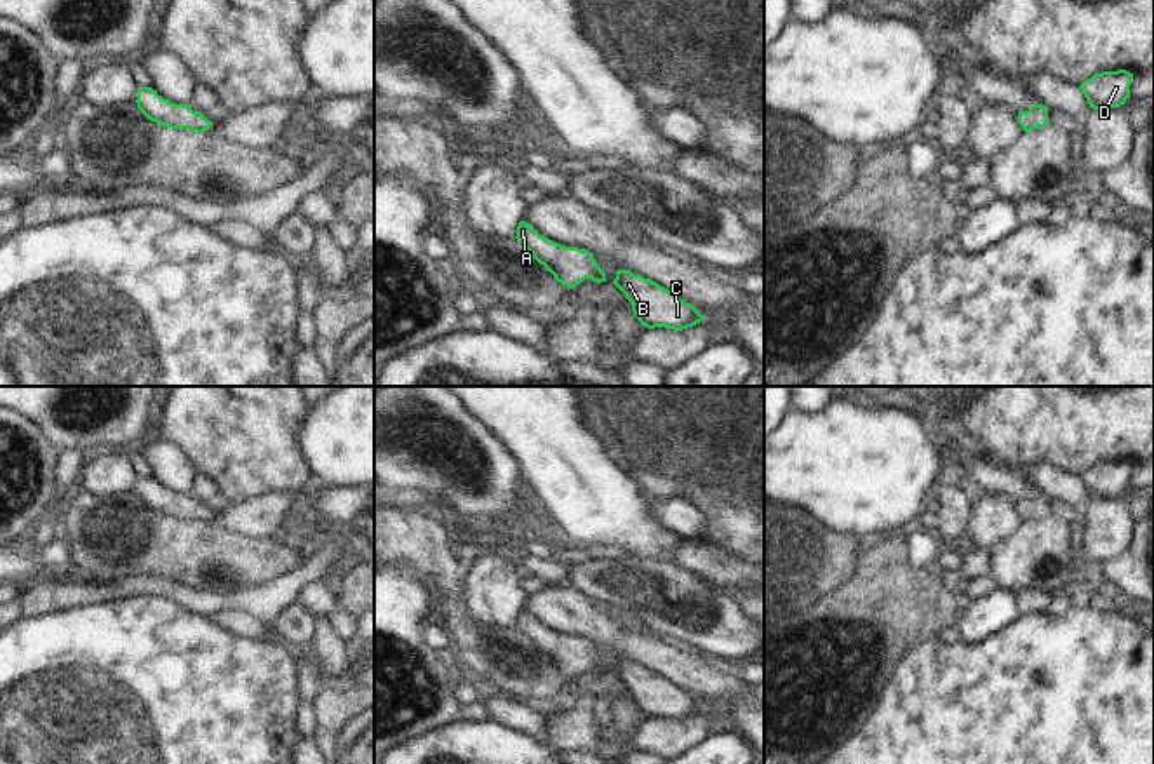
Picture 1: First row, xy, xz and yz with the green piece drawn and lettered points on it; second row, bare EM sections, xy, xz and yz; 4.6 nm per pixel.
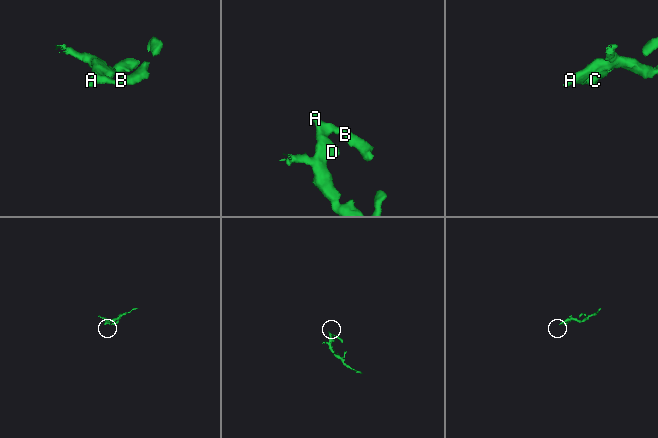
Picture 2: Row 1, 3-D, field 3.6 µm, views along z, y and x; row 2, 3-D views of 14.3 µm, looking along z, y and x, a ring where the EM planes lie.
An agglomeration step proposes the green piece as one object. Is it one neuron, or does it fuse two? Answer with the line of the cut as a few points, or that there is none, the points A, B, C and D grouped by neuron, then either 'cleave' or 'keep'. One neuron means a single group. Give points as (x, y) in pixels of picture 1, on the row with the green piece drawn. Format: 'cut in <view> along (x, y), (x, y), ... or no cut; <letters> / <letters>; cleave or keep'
no cut; A B C D; keep

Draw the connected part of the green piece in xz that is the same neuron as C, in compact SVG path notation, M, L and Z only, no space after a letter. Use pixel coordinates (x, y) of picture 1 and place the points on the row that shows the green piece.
M618 270L613 284L625 294L634 315L647 329L665 327L682 331L705 318L694 306L668 289L630 270Z

